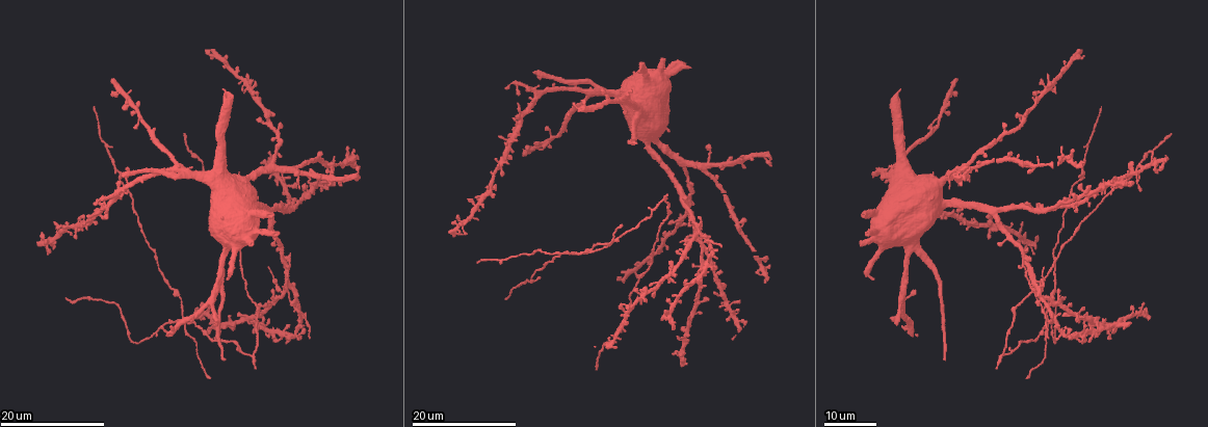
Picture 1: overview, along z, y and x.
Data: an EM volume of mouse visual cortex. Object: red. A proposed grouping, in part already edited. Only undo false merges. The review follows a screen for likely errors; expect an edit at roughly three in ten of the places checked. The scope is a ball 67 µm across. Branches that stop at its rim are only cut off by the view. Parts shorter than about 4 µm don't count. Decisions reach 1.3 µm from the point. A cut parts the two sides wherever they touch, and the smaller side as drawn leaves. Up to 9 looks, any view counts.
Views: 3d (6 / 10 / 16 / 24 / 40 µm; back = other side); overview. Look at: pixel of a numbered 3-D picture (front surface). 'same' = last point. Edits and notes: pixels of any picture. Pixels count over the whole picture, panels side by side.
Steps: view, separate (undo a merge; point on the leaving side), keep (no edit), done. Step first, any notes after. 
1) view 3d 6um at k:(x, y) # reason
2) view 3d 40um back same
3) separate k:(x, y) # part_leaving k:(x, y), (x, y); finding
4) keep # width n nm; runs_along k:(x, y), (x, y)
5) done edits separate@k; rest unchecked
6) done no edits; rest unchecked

view 3d 24um at 1:(283, 293) # a fork

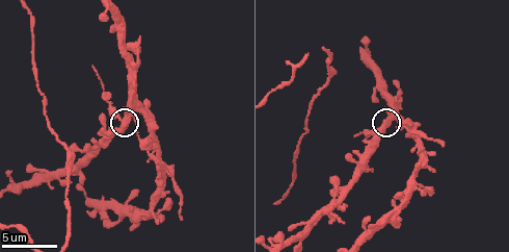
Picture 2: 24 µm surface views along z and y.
view 3d 6um same

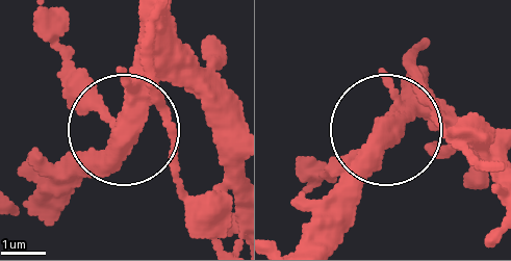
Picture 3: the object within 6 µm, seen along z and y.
separate 3:(79, 69) # side_arm 34 um; part_leaving 3:(111, 118), (56, 21); a second neuron is stuck on

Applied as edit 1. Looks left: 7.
view overview

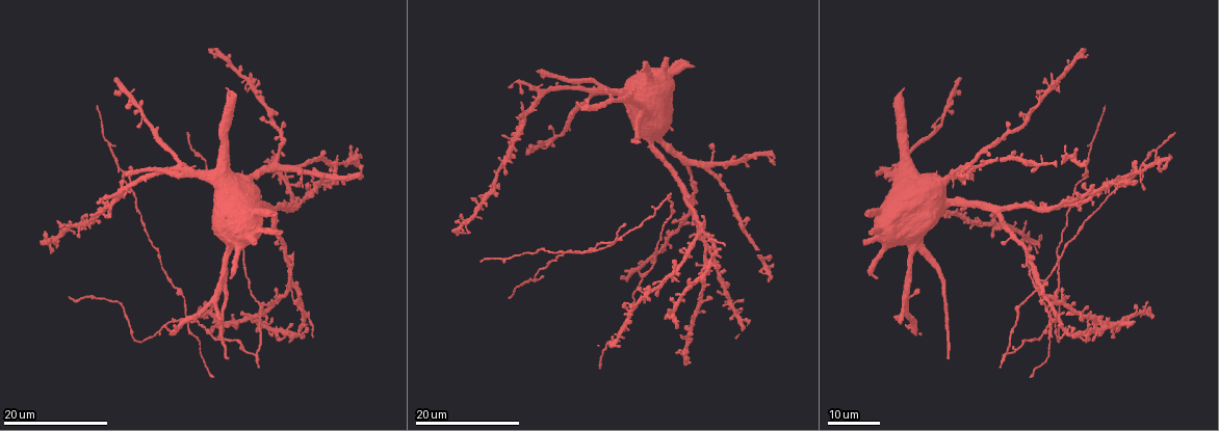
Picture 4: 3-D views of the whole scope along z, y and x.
view 3d 16um at 4:(302, 305) # looks like a crossing

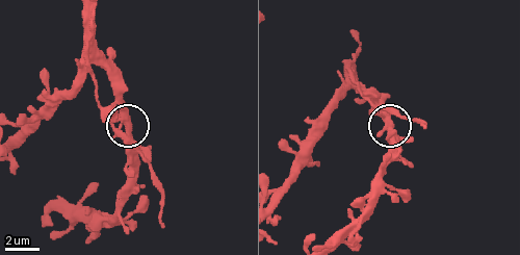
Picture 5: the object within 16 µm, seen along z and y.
view 3d 6um at 5:(127, 125)

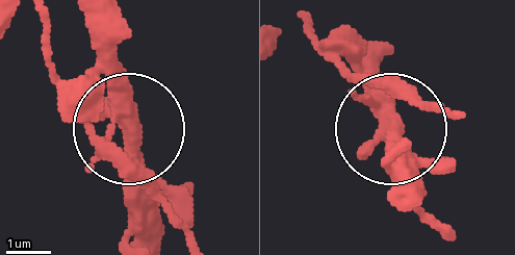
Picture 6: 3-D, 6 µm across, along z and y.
view 3d 6um back at 6:(127, 125)

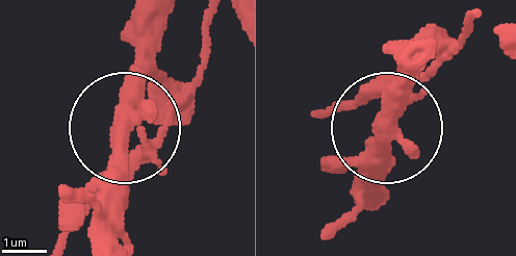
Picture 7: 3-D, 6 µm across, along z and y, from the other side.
keep # width 380 nm; one neuron here

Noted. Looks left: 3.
view 3d 16um at 4:(239, 247)

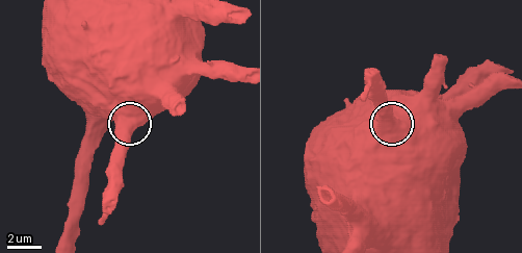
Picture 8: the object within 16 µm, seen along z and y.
view 3d 6um at 8:(125, 123)

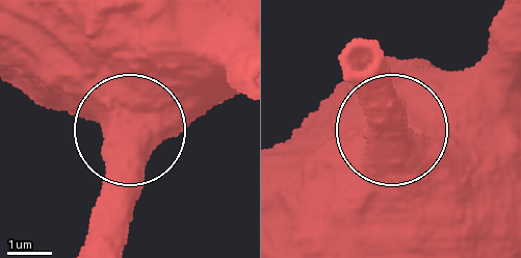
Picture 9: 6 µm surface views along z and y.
view 3d 6um back at 9:(134, 129) # other side

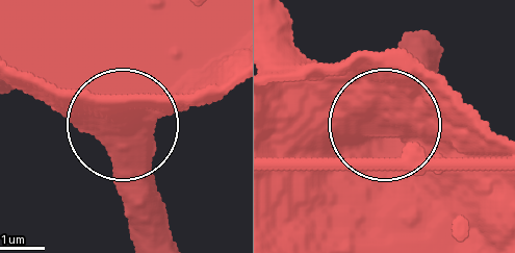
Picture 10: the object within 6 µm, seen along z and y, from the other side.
keep # continuous, no second neuron

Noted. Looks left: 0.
done edits separate@3; rest unchecked

